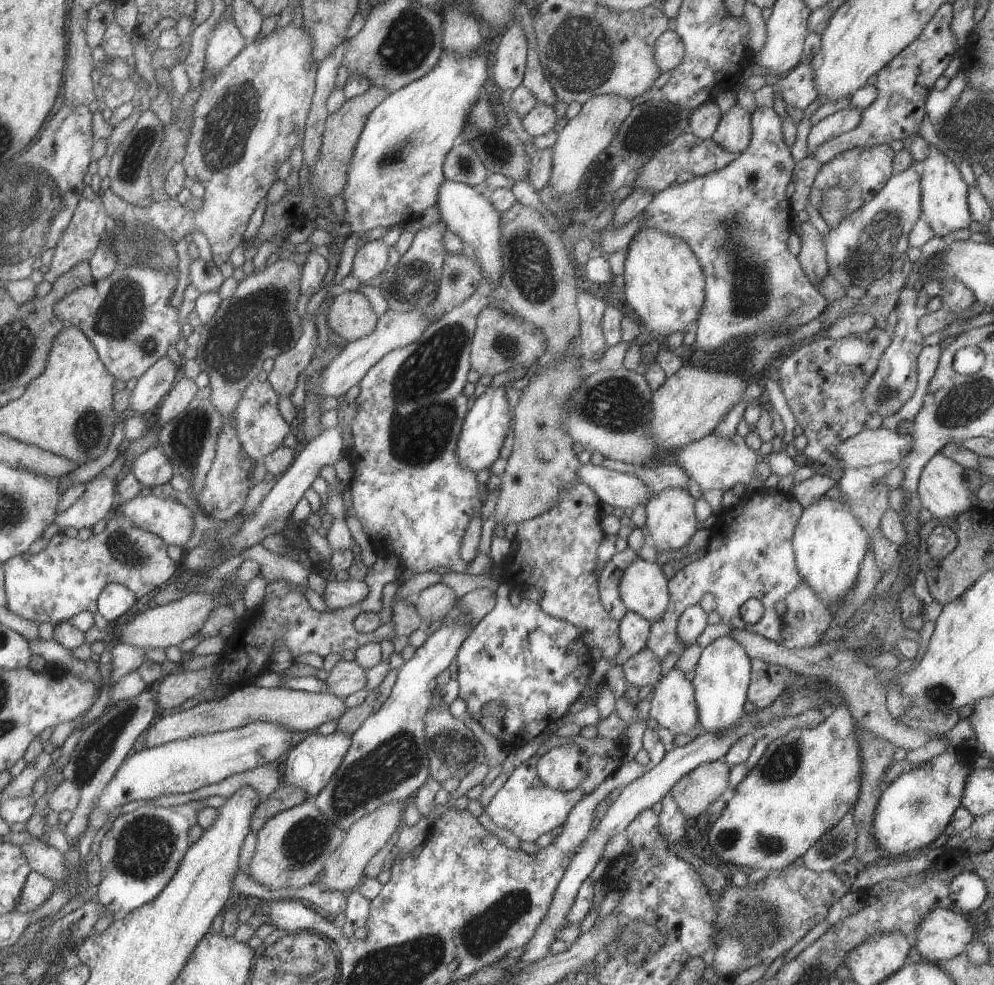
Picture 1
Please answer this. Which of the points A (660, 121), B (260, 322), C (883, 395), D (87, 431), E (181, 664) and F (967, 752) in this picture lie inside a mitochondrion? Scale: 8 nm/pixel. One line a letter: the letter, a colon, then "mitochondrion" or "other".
A: mitochondrion
B: mitochondrion
C: mitochondrion
D: mitochondrion
E: other
F: other

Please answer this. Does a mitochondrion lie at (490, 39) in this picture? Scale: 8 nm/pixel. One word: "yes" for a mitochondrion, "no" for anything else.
no

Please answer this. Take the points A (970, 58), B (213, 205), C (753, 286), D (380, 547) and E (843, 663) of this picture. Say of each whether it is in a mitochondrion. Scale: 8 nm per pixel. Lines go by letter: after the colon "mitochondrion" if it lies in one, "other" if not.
A: other
B: other
C: mitochondrion
D: other
E: other

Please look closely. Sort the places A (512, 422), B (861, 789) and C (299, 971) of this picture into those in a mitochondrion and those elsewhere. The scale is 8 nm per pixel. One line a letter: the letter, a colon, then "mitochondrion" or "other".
A: other
B: other
C: mitochondrion

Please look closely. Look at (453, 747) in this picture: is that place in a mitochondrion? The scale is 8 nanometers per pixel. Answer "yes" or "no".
yes

